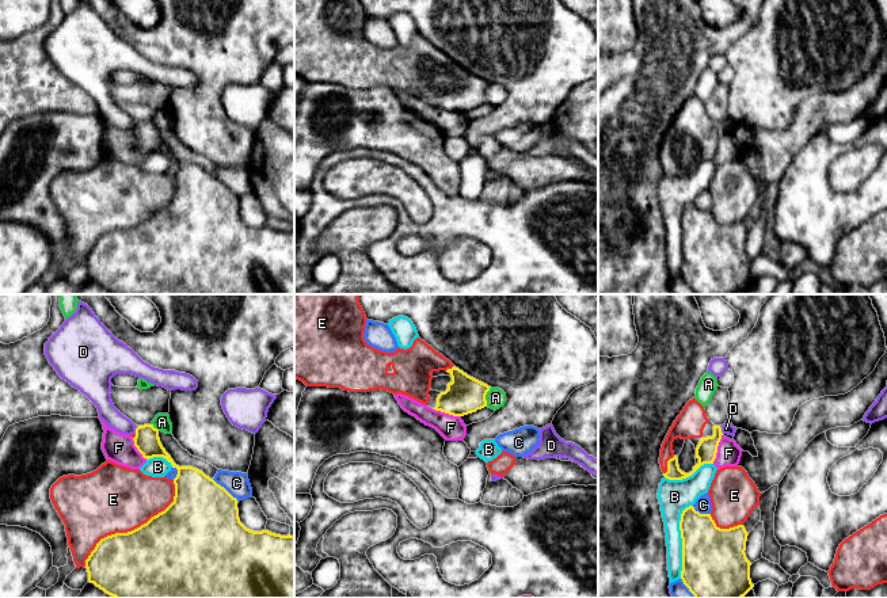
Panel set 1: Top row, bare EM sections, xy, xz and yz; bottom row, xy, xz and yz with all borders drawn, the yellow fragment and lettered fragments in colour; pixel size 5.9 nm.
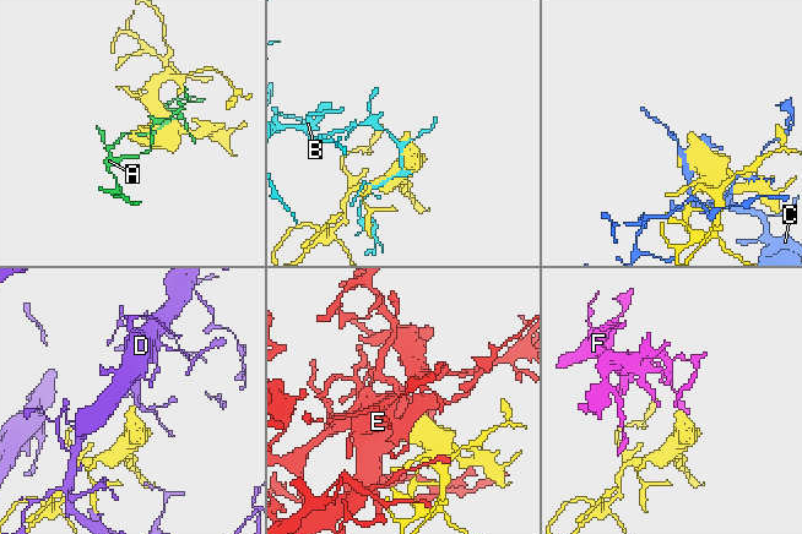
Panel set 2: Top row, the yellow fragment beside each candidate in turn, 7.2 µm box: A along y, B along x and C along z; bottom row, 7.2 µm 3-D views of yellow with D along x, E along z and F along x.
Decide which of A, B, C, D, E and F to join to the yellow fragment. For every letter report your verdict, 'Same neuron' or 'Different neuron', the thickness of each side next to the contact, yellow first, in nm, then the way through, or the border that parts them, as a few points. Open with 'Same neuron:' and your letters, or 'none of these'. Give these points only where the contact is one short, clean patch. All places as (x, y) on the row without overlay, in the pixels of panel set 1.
Same neuron: E
A: Different neuron. Thickness 220 nm (yellow) against 120 nm
B: Different neuron. Thickness 380 nm (yellow) against 170 nm
C: Different neuron. Thickness 440 nm (yellow) against 140 nm
D: Different neuron. Thickness 120 nm (yellow) against 60 nm. Boundary: yz (719, 122), (723, 129)
E: Same neuron. Thickness 500 nm (yellow) against 400 nm
F: Different neuron. Thickness 220 nm (yellow) against 150 nm. Boundary: xz (431, 105), (460, 113)

